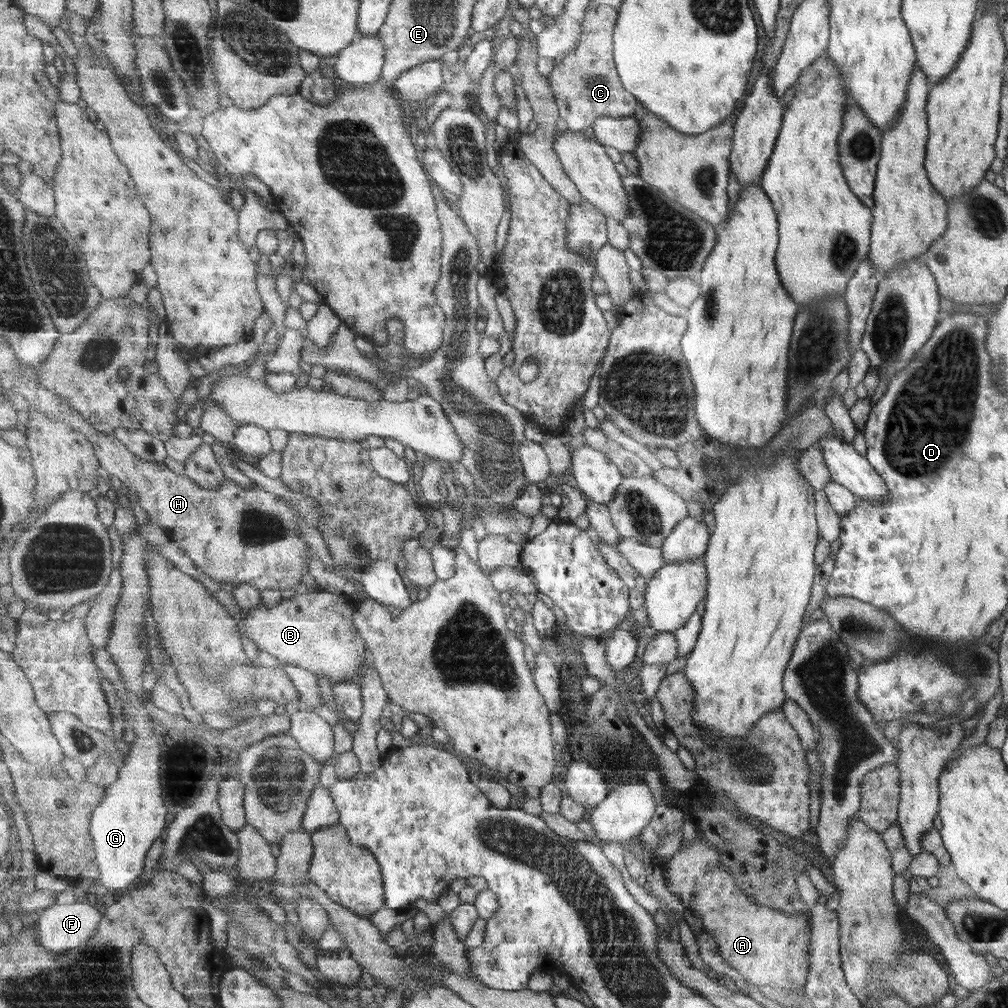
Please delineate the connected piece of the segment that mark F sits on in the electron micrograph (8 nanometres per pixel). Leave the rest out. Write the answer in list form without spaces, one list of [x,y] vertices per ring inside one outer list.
[[[81,900],[50,906],[40,912],[40,944],[52,953],[84,947],[96,935],[103,917],[95,904]]]

